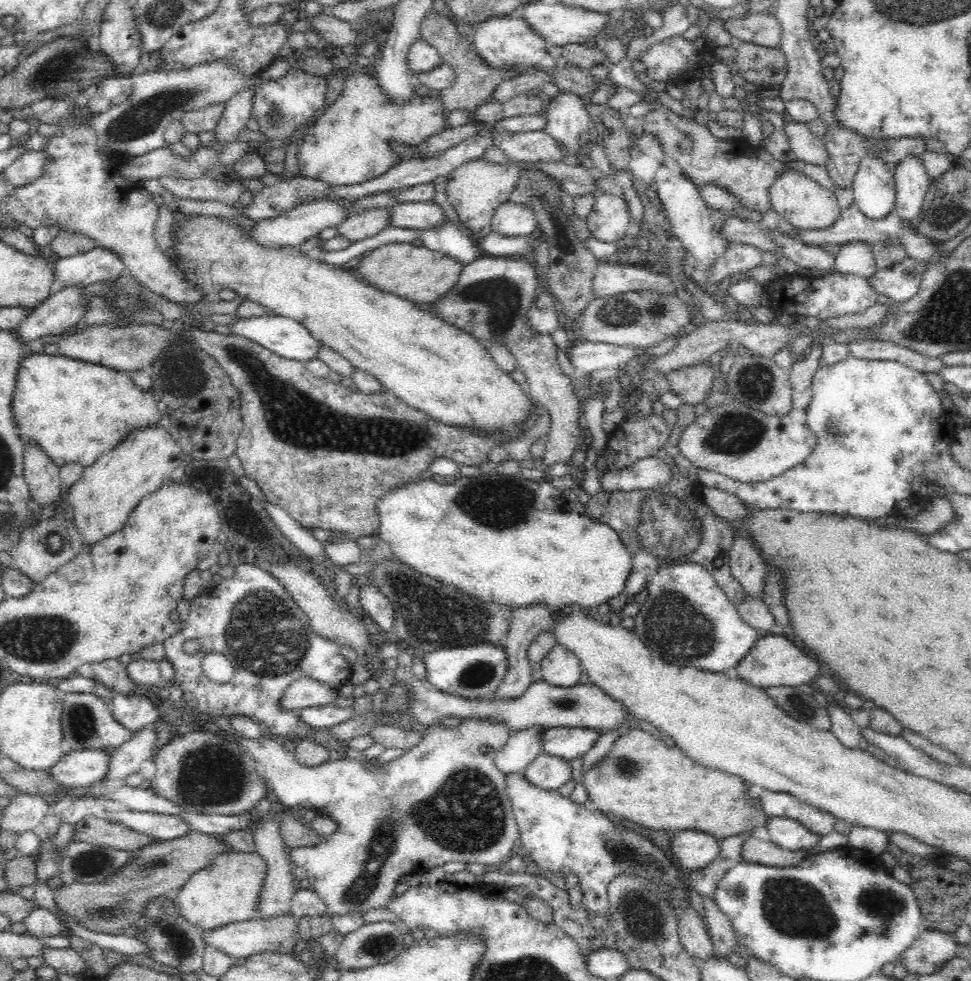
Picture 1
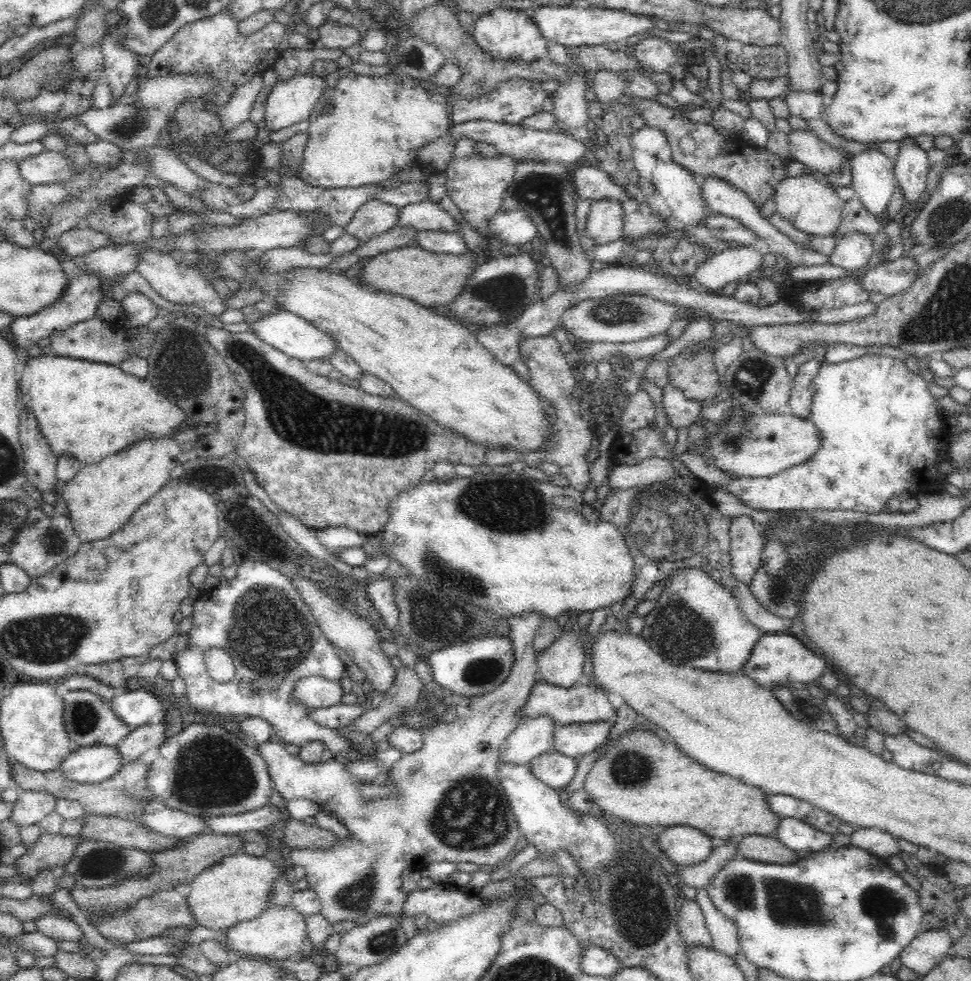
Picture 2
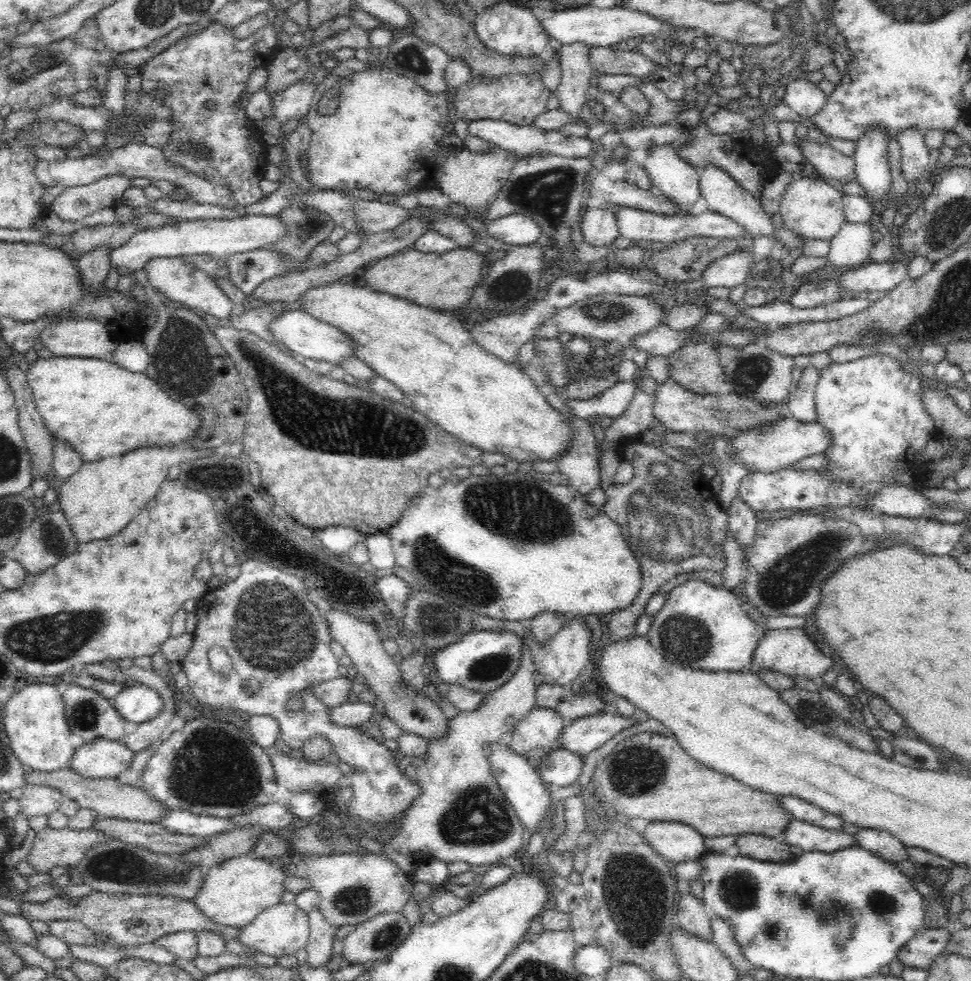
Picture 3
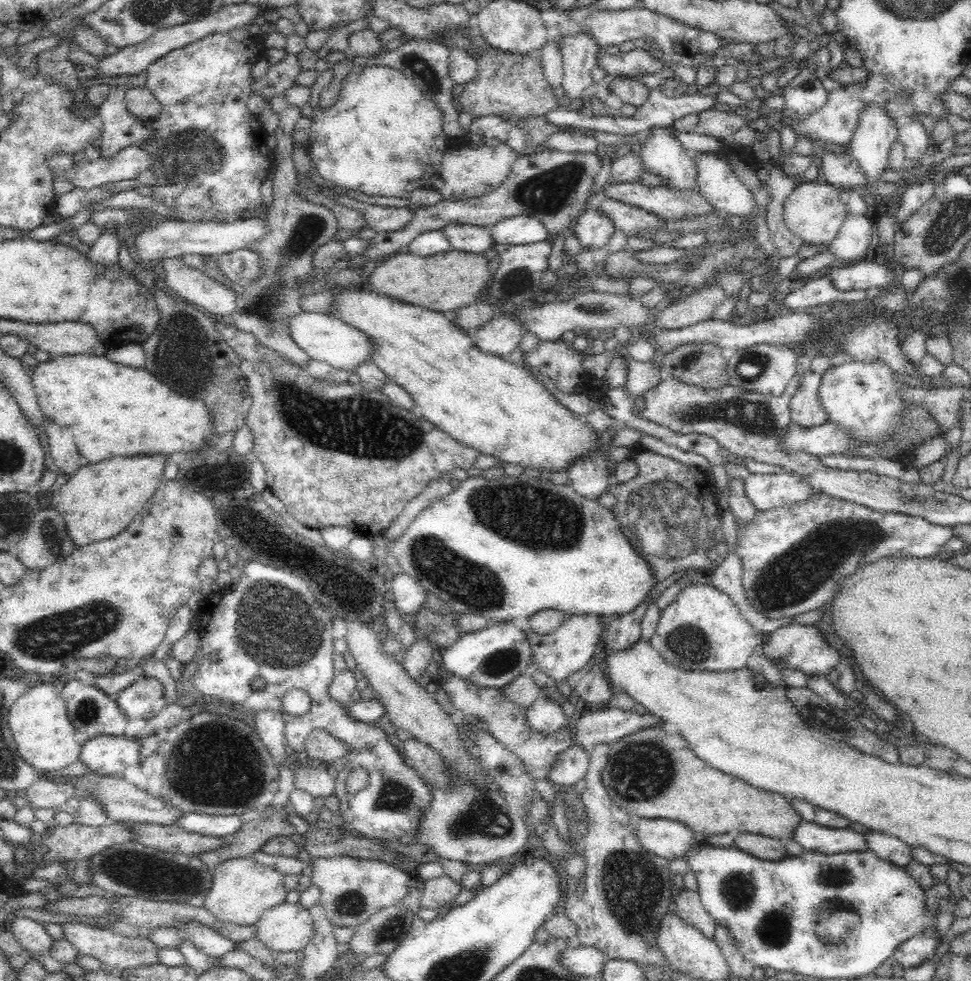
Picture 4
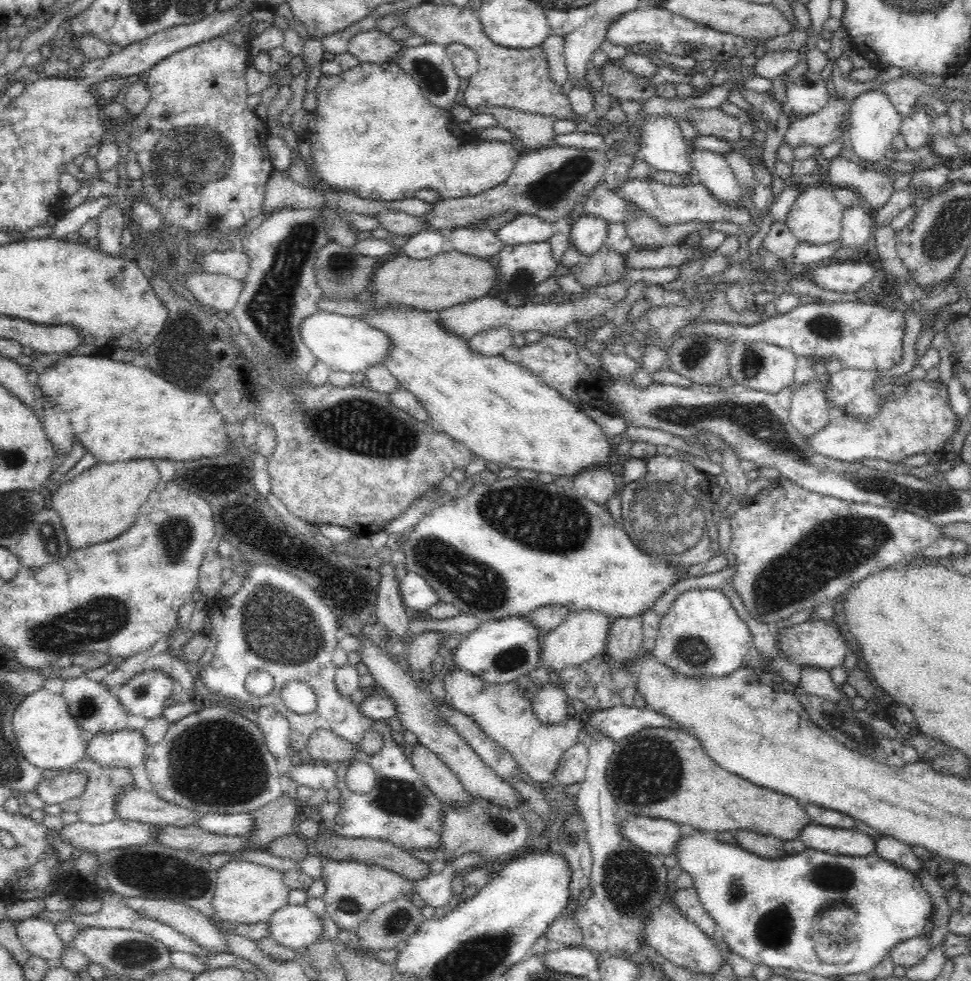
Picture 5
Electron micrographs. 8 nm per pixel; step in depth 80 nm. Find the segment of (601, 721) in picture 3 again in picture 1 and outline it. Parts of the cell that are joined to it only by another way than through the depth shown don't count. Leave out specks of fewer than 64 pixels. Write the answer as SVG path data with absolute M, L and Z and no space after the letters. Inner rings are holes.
M546 728L540 736L540 753L572 760L588 752L600 733L588 728Z

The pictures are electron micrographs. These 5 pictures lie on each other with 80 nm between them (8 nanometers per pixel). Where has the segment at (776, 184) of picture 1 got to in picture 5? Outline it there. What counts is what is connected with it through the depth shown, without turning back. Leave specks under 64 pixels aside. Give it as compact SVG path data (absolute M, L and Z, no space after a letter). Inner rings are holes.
M822 184L803 186L788 211L785 223L798 241L809 244L828 244L840 239L844 206L835 195L836 187L829 188Z

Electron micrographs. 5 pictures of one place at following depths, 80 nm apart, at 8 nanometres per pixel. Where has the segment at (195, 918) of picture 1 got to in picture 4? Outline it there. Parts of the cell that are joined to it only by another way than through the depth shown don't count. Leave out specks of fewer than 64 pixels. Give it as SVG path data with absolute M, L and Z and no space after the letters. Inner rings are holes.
M248 856L225 860L212 869L212 884L203 906L221 922L248 926L254 925L268 908L283 904L287 896L285 874Z

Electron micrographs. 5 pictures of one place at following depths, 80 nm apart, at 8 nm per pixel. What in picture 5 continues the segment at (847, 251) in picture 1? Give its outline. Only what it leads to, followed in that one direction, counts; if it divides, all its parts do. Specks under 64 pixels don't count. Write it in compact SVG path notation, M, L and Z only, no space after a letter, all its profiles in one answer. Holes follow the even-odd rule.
M856 205L843 210L842 233L839 239L842 248L852 252L861 250L872 236L872 220L864 208Z

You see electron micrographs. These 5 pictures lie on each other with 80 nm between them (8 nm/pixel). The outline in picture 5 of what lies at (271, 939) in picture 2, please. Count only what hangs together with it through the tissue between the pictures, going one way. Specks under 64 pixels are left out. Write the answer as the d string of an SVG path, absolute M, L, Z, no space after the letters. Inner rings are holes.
M285 905L266 922L268 938L293 951L307 948L323 934L323 923L305 905Z

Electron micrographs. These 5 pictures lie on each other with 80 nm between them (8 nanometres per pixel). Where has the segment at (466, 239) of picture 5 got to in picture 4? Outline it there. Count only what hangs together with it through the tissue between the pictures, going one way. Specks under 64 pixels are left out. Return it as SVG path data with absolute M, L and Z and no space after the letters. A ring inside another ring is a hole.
M451 223L440 229L448 238L452 249L481 254L491 248L495 240L489 228L465 223Z

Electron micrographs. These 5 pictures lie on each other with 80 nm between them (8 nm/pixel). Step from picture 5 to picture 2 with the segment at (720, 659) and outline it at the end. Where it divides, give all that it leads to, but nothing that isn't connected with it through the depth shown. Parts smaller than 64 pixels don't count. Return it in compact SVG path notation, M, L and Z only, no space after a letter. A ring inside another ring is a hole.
M685 567L673 571L658 583L662 583L662 589L654 600L654 608L642 616L640 637L646 640L654 652L674 666L690 665L705 671L738 673L762 634L758 627L743 618L735 596L700 568Z

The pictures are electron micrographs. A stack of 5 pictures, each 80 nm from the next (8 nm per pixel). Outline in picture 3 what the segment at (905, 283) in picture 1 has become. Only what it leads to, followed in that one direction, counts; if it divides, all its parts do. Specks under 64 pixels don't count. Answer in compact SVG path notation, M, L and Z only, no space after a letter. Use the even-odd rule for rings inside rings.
M888 260L882 263L864 263L847 269L838 280L843 288L855 292L890 292L908 277L908 262Z

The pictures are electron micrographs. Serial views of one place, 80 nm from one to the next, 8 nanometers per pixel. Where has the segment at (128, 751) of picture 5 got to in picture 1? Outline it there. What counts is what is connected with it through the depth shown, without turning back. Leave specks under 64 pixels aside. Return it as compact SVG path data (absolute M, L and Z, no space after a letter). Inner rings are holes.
M104 750L70 751L46 771L62 788L90 786L104 779L108 760L110 754Z

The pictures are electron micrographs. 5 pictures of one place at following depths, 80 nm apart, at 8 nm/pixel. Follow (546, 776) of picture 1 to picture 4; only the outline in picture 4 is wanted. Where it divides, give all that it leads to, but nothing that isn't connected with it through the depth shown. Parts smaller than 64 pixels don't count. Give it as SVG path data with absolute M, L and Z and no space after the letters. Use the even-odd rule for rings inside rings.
M578 745L560 752L548 771L547 780L554 785L570 786L585 777L589 767L589 752Z

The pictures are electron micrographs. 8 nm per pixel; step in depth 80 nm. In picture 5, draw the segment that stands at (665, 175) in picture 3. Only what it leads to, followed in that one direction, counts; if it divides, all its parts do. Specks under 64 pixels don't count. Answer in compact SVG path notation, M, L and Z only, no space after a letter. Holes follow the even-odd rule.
M648 117L640 130L639 145L634 155L656 171L694 177L693 166L686 155L686 140L680 132L678 120L674 117Z

